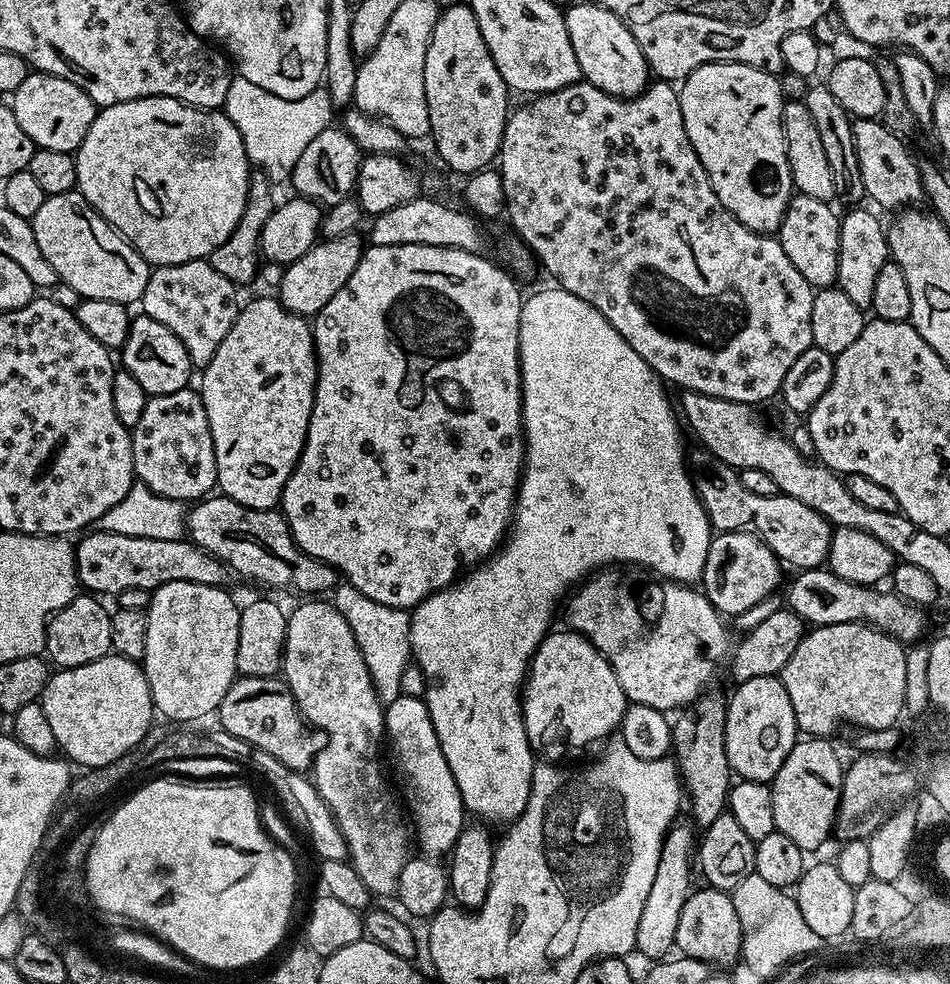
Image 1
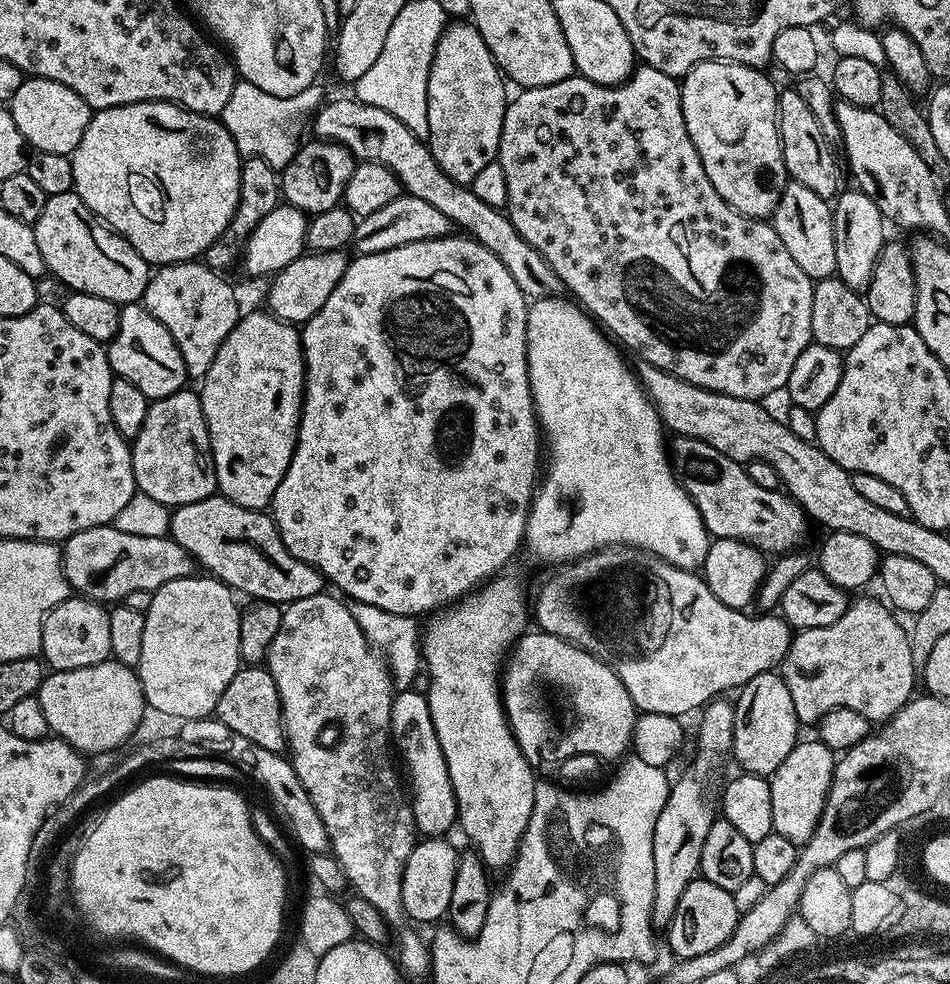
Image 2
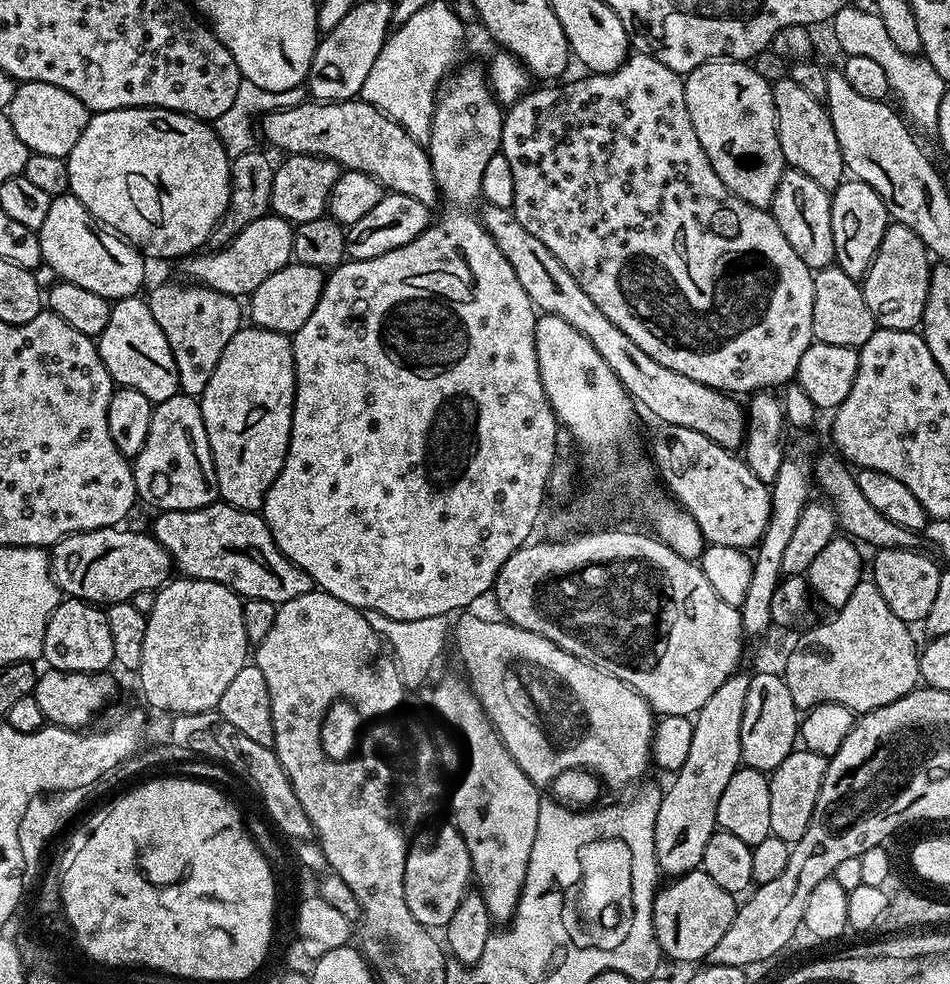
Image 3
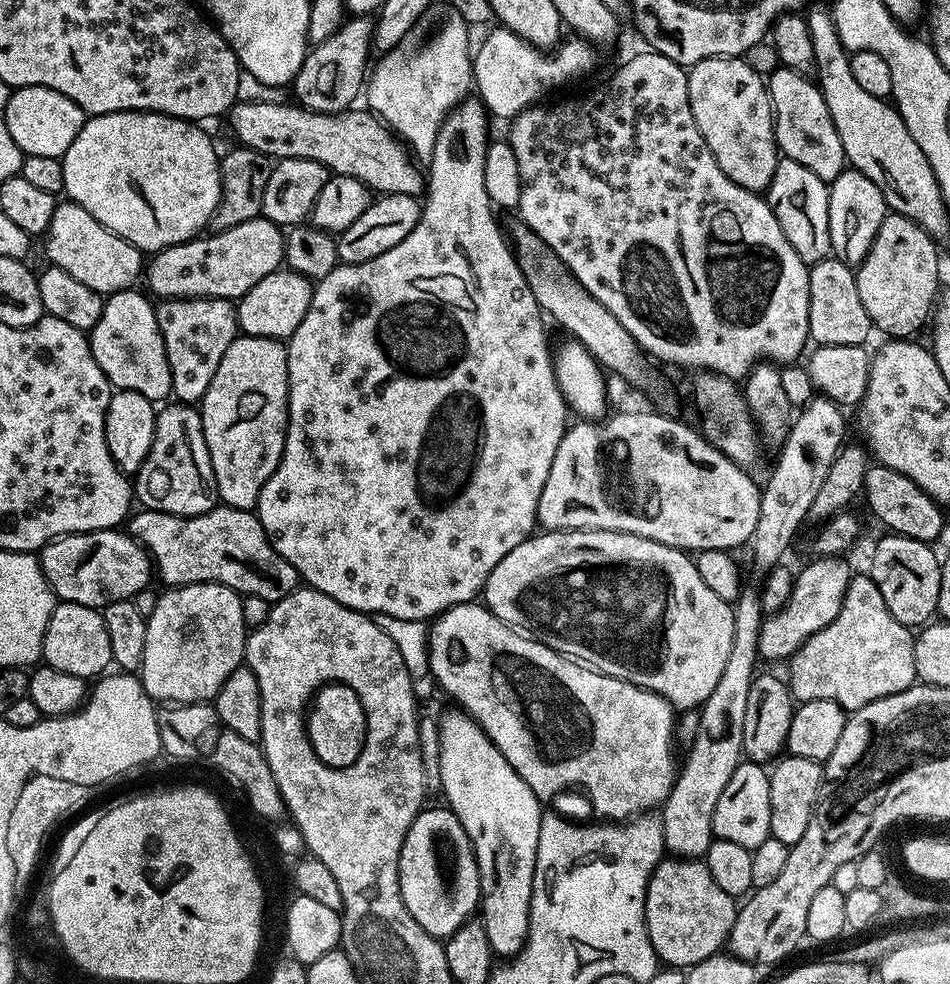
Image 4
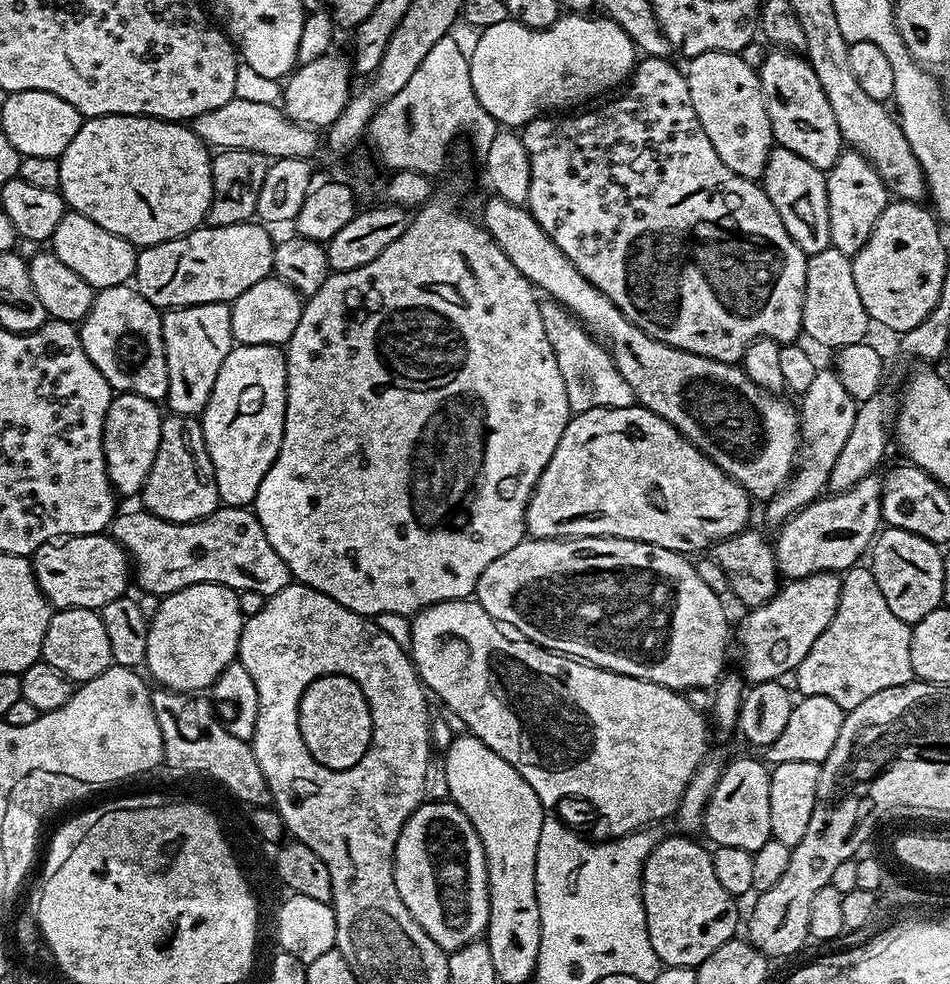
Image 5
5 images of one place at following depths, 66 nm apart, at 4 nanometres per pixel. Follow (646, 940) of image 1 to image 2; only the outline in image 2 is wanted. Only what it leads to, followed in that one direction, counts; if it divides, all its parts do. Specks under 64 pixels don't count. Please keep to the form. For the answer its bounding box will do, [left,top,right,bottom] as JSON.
[652,698,736,929]

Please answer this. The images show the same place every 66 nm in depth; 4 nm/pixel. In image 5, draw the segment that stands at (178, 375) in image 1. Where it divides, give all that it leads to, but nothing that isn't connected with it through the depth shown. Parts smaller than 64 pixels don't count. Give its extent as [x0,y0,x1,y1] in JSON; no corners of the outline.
[78,283,168,402]

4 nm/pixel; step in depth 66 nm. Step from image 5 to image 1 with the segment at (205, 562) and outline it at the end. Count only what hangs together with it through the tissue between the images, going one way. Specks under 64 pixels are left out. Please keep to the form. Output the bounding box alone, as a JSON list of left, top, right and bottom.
[186,494,342,594]

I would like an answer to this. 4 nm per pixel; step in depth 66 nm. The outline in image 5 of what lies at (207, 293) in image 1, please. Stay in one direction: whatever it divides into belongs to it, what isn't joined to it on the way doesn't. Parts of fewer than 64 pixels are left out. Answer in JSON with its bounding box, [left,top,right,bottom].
[160,303,234,417]

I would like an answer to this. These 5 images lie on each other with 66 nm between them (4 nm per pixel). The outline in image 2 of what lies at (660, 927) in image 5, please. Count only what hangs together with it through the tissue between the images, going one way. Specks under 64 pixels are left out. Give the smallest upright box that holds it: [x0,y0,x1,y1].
[666,878,742,958]

